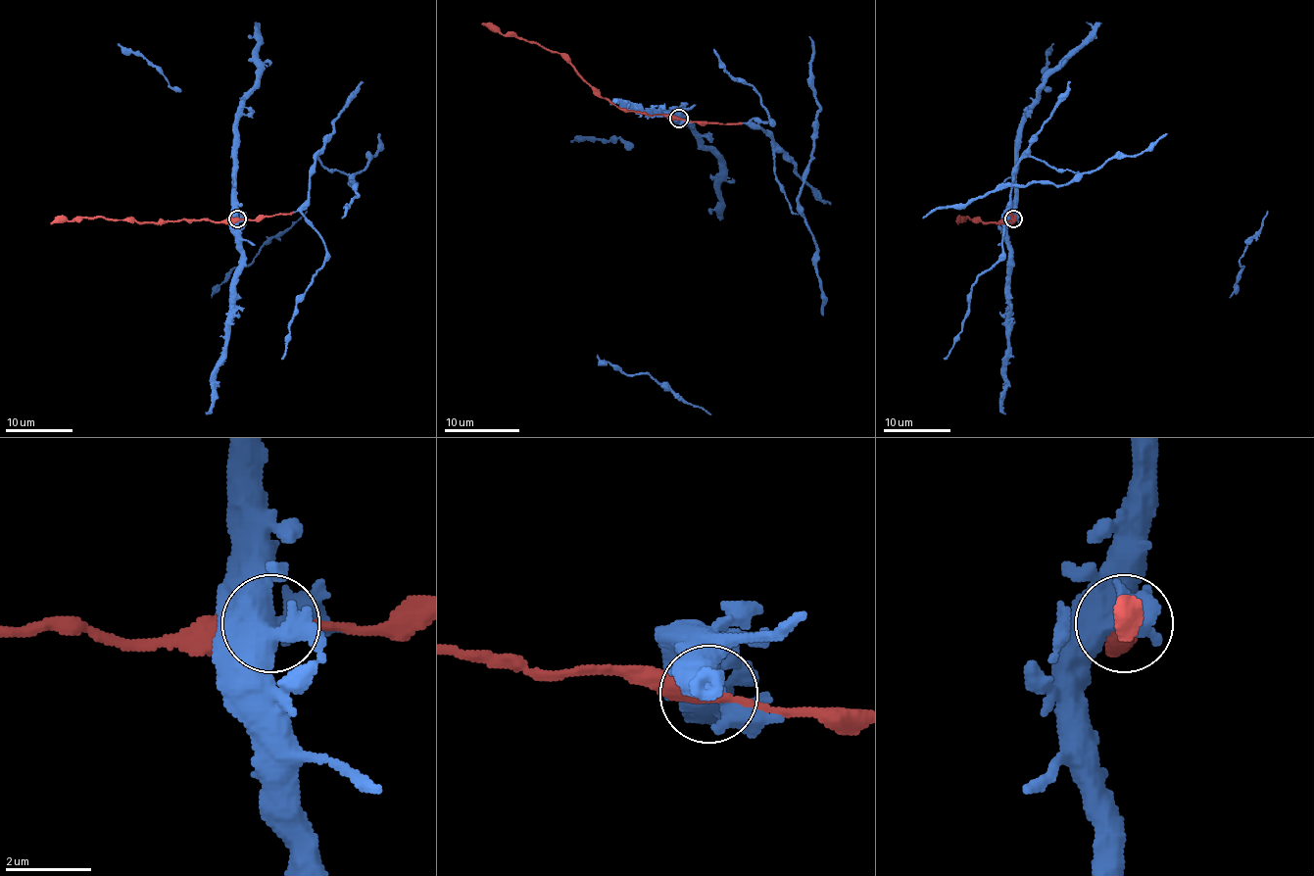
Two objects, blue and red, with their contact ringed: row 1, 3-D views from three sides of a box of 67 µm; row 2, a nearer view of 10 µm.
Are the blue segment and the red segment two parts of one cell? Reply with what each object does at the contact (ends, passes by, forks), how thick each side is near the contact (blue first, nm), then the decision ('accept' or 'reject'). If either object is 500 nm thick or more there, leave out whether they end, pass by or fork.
blue forks; red passes by; calibres 460 and 400 nm; accept

